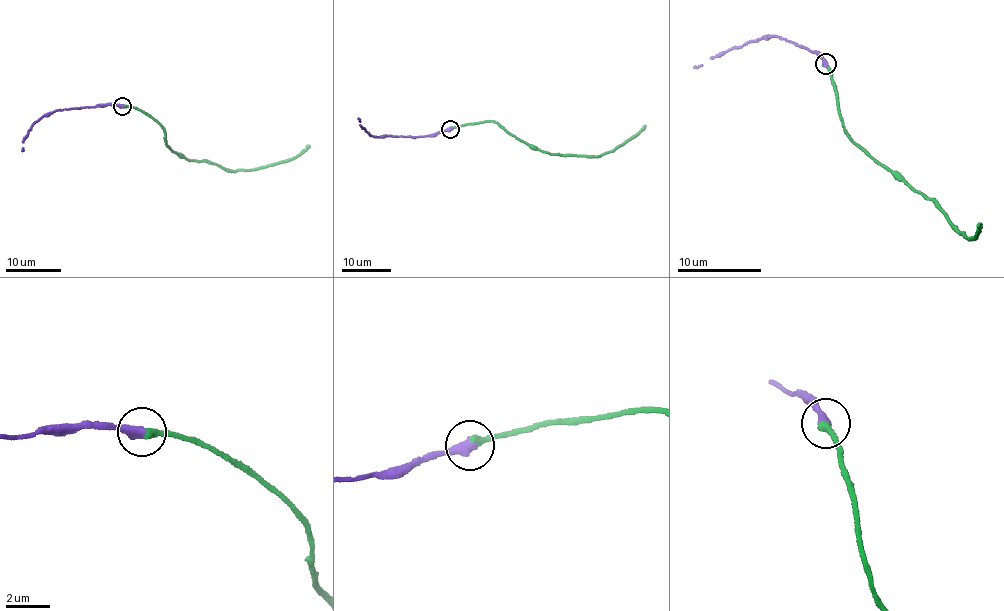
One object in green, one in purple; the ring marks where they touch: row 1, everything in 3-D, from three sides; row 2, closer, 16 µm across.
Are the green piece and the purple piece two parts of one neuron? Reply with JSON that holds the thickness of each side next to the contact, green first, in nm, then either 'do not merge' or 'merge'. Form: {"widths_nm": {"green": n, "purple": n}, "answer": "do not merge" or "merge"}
{"widths_nm": {"green": 360, "purple": 480}, "answer": "merge"}

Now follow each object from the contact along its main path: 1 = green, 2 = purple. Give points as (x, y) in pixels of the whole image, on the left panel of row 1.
1: (122, 105), (144, 111), (161, 126), (171, 150), (190, 160), (209, 160), (234, 171), (299, 155), (309, 145)
2: (122, 105), (54, 110), (41, 116), (29, 129), (22, 151)

